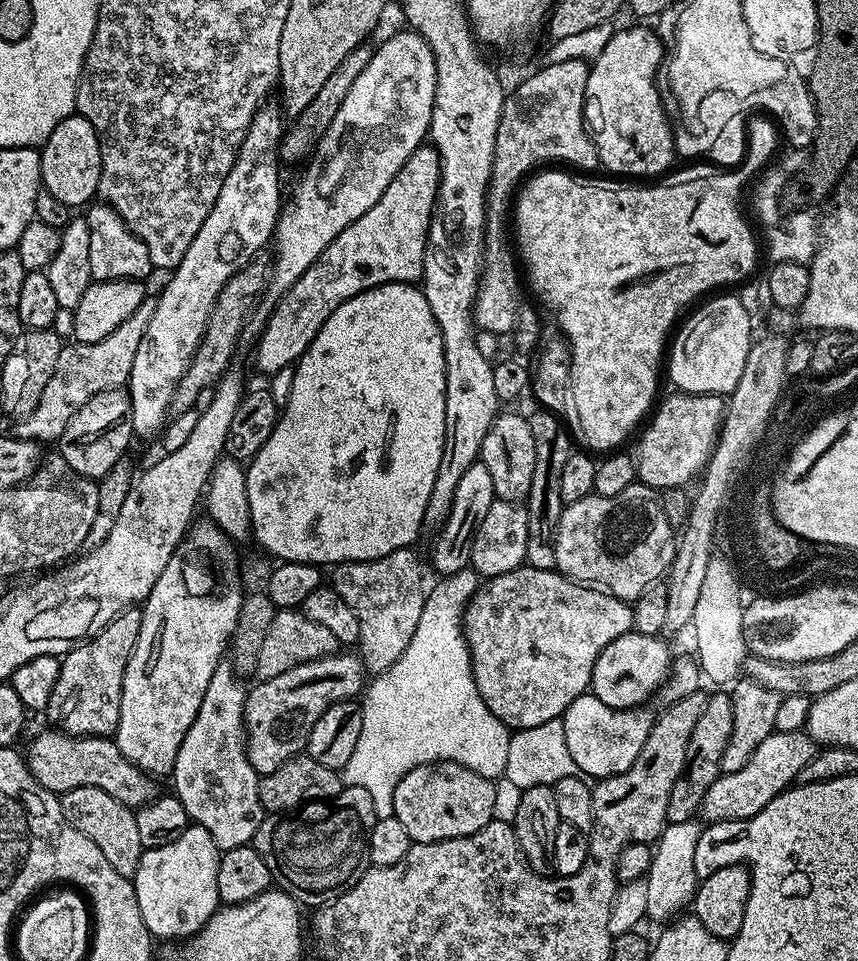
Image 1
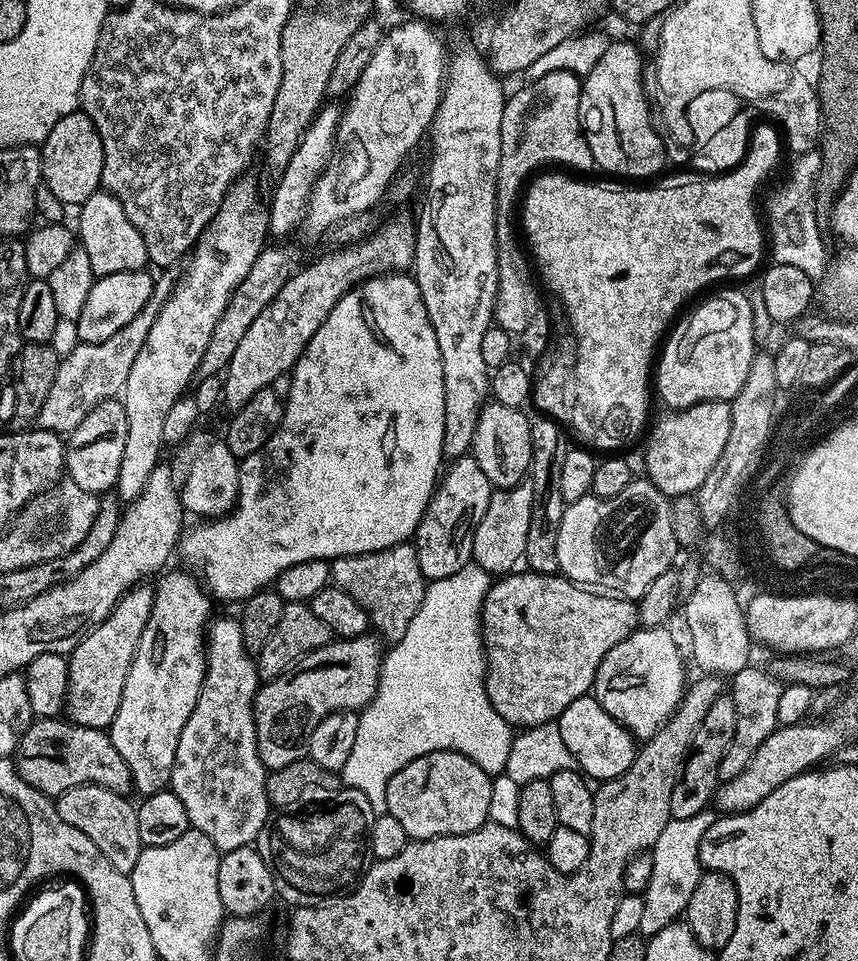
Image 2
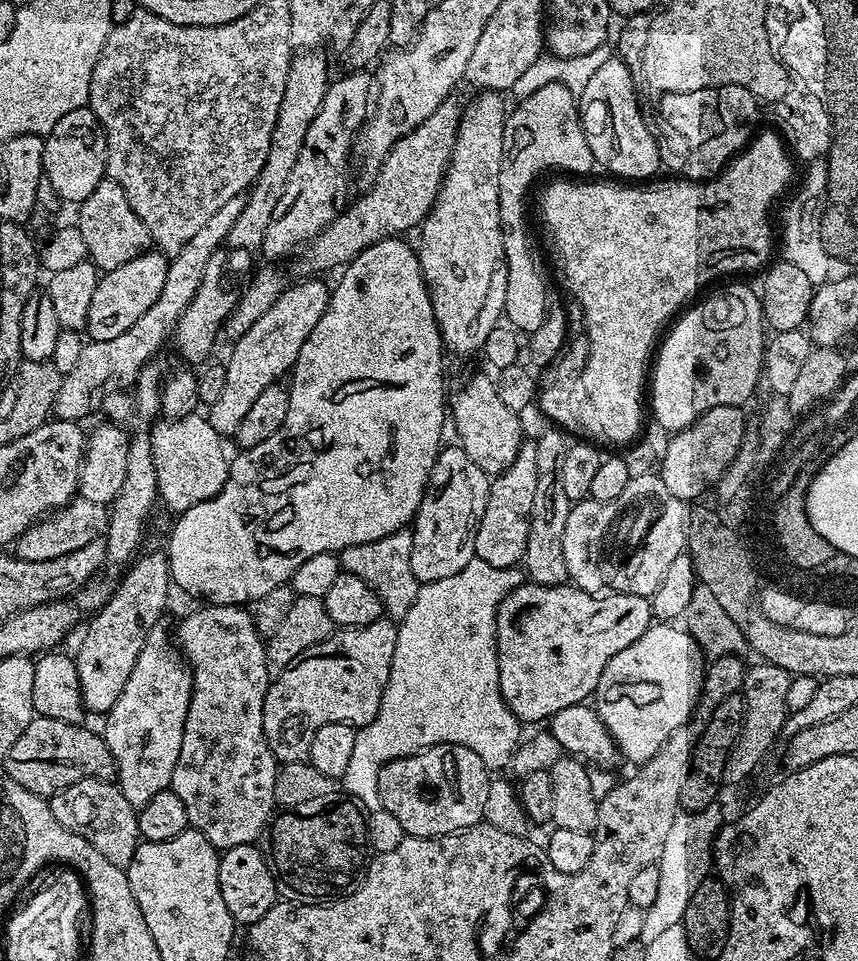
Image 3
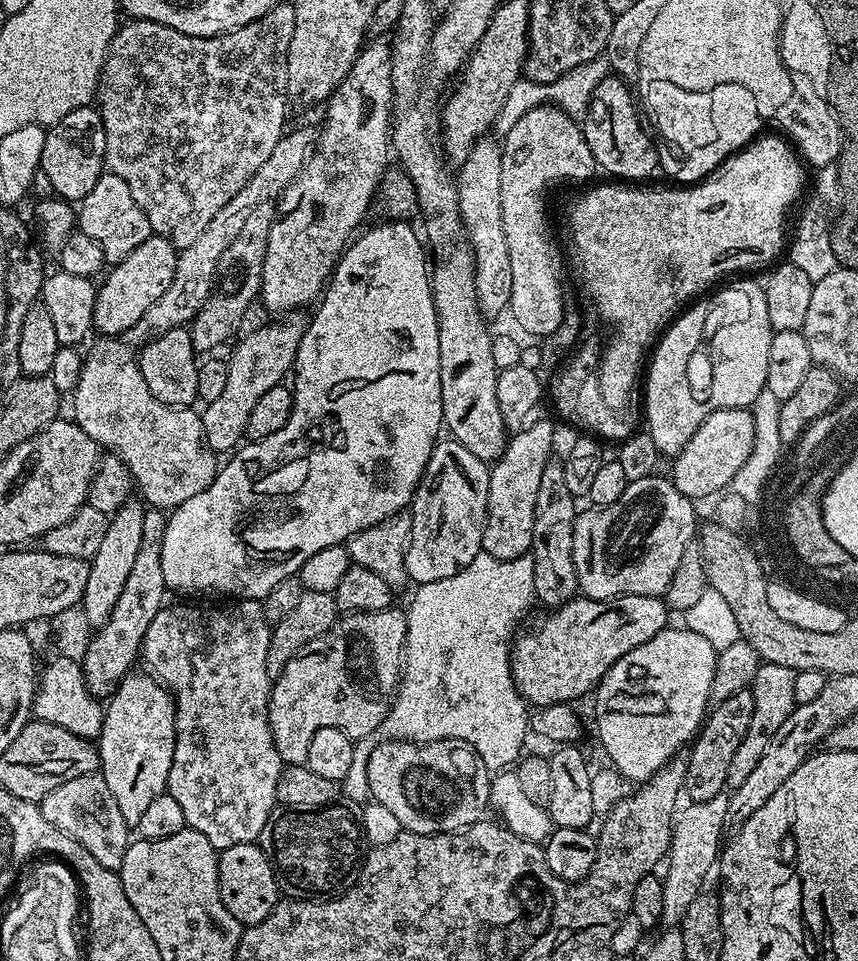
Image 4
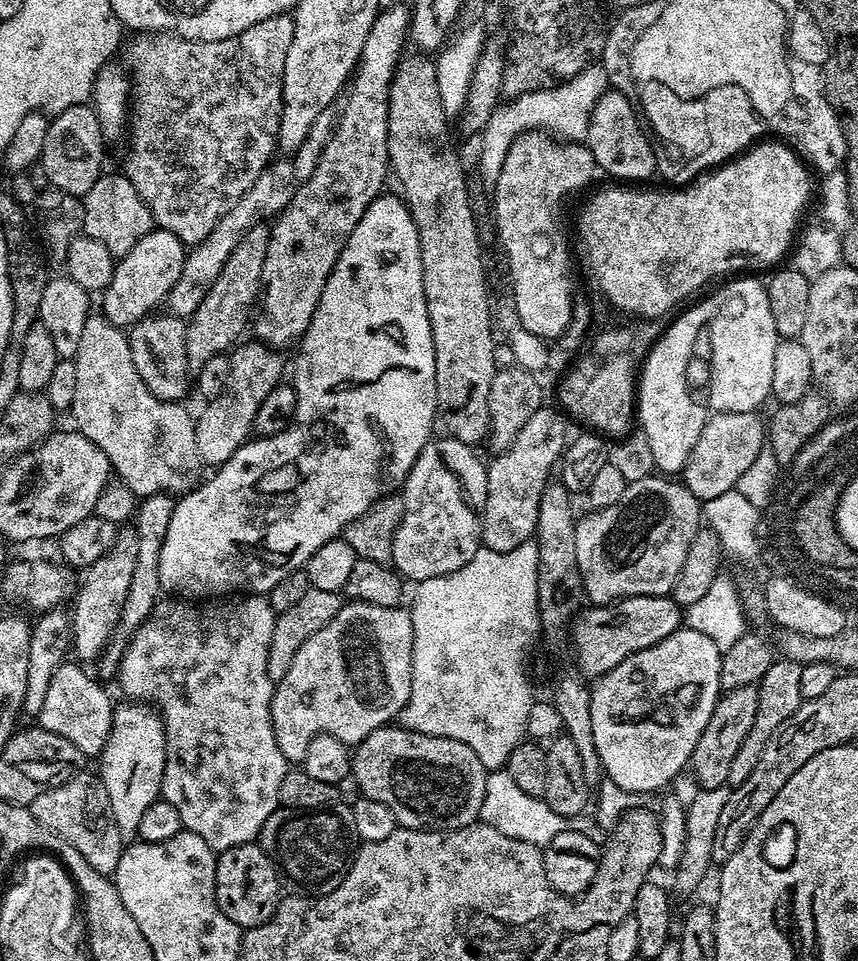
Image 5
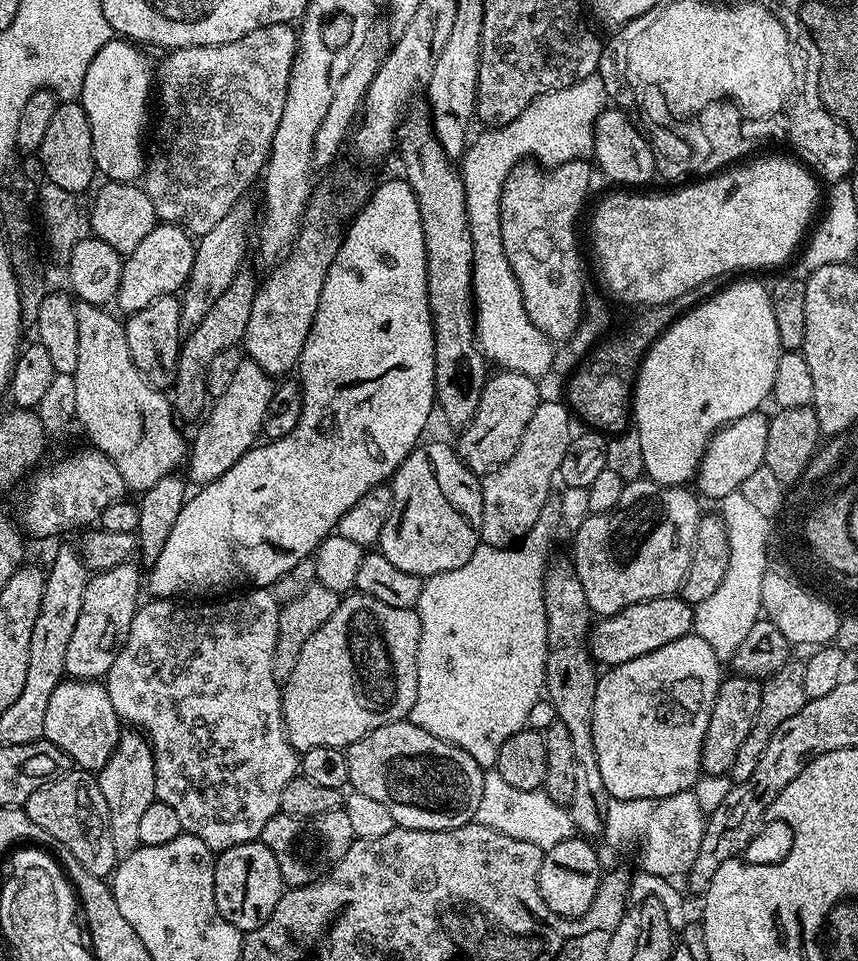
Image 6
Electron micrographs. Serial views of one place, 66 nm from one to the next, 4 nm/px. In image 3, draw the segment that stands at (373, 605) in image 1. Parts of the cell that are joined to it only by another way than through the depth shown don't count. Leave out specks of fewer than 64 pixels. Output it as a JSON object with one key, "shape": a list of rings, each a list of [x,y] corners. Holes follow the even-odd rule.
{"shape":[[[400,528],[394,534],[386,534],[386,538],[378,538],[374,542],[362,542],[358,546],[344,548],[338,553],[340,567],[343,571],[356,574],[373,588],[382,602],[385,613],[393,621],[399,622],[414,606],[414,598],[418,598],[421,582],[414,578],[414,570],[410,570],[410,550],[412,534],[408,528]]]}

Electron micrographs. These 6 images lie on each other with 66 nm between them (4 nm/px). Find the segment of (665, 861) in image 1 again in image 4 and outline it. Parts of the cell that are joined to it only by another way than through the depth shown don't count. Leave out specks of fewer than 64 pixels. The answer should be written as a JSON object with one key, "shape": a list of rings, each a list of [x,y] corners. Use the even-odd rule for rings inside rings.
{"shape":[[[725,793],[715,795],[706,802],[687,803],[684,810],[677,813],[673,821],[671,846],[666,858],[668,870],[663,875],[663,906],[661,923],[668,928],[677,927],[684,919],[690,902],[705,887],[705,880],[715,867],[722,846],[725,831],[726,810],[729,809],[728,796]]]}

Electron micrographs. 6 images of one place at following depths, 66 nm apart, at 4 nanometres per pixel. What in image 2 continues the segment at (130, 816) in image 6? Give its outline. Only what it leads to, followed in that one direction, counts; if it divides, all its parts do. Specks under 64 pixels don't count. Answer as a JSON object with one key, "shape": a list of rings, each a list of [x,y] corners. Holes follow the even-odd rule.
{"shape":[[[165,571],[159,577],[160,585],[158,583],[155,585],[156,597],[152,613],[146,622],[146,630],[142,630],[142,638],[138,642],[138,650],[130,666],[130,674],[126,674],[122,702],[118,702],[118,714],[114,714],[114,722],[110,729],[114,750],[122,754],[122,762],[126,762],[132,775],[133,789],[137,793],[140,791],[141,797],[163,792],[171,785],[178,738],[182,738],[182,726],[186,726],[194,710],[194,702],[198,702],[198,694],[202,690],[204,681],[206,629],[214,616],[212,613],[214,600],[199,583],[192,584],[194,576],[191,571],[183,571]]]}

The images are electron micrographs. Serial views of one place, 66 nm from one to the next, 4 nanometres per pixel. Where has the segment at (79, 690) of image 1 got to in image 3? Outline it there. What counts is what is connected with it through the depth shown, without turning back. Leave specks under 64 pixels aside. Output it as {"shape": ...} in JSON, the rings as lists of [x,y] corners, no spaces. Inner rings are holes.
{"shape":[[[163,551],[143,552],[127,565],[128,573],[93,615],[96,617],[89,622],[80,640],[80,649],[74,652],[80,694],[89,713],[107,714],[114,702],[118,702],[118,694],[122,694],[122,686],[126,686],[134,662],[138,662],[144,640],[161,623],[160,615],[168,604],[170,577],[167,555]]]}

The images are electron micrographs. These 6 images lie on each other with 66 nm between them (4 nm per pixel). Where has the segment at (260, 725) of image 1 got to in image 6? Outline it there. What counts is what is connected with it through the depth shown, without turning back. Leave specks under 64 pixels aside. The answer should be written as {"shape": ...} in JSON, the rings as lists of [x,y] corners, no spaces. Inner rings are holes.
{"shape":[[[348,594],[330,618],[302,646],[294,674],[282,685],[282,714],[288,741],[297,753],[314,746],[334,746],[347,750],[351,744],[369,736],[378,726],[405,719],[418,694],[418,642],[420,613],[410,608],[386,606],[378,598]]]}

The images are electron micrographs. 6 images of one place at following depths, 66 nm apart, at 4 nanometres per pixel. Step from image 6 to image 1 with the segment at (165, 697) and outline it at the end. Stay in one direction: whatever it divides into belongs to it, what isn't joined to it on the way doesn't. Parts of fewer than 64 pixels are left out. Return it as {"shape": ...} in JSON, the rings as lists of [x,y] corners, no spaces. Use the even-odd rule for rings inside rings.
{"shape":[[[221,662],[214,670],[214,678],[210,678],[210,686],[206,686],[206,694],[202,694],[202,706],[198,706],[198,714],[190,730],[186,730],[182,746],[178,746],[178,758],[170,773],[170,781],[176,787],[173,788],[174,795],[180,799],[182,806],[186,806],[189,821],[210,830],[210,838],[214,838],[214,842],[222,850],[243,844],[251,845],[257,839],[256,831],[261,831],[266,819],[260,801],[260,776],[254,766],[250,766],[248,742],[244,738],[245,695],[245,681],[236,675],[231,663]]]}

